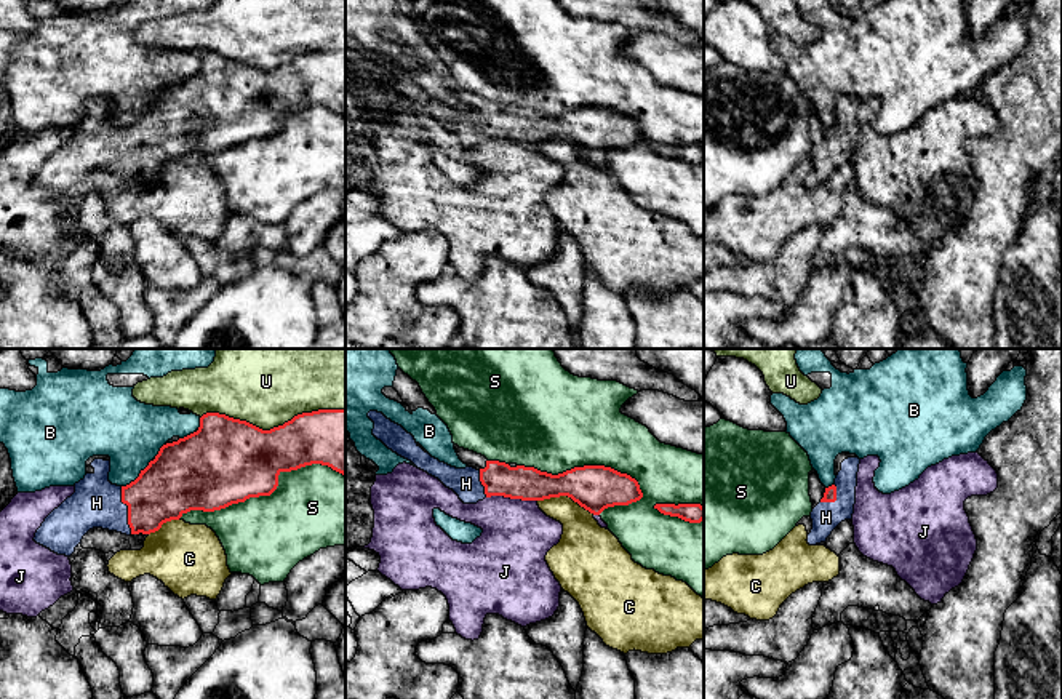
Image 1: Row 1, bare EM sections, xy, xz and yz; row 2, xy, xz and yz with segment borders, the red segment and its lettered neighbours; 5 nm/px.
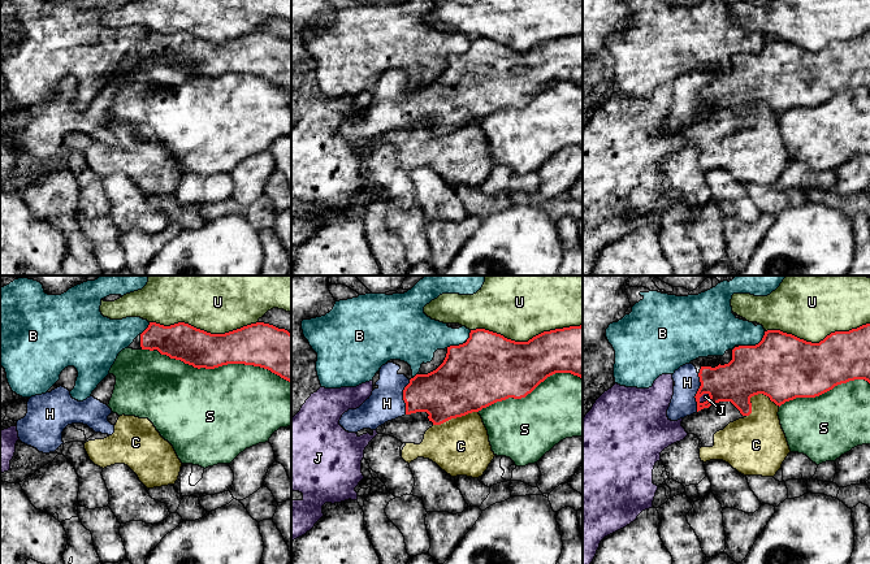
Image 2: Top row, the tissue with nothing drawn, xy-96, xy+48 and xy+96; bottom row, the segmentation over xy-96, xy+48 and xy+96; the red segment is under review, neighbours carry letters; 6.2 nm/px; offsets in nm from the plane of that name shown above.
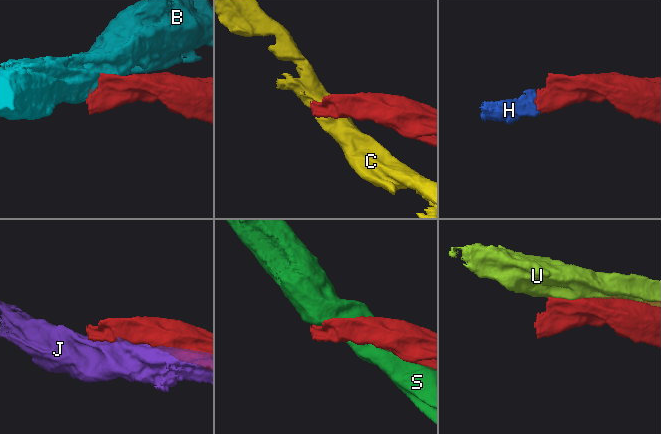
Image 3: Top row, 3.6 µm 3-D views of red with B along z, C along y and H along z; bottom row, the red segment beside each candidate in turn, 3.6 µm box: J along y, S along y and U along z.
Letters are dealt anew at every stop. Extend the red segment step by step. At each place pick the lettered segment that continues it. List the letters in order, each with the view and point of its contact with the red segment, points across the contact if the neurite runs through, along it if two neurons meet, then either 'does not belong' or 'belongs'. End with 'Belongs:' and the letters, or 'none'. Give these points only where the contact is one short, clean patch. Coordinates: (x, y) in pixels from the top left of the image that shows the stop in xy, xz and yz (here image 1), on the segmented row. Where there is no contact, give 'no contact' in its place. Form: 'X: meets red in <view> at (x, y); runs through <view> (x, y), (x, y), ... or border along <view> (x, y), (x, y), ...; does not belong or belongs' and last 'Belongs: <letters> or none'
B: meets red in xy at (139, 475); does not belong
C: meets red in xz at (566, 495); does not belong
H: meets red in xy at (128, 511); runs through xy (170, 485), (146, 504), (128, 511), (96, 503); belongs
J: meets red in xz at (512, 498); does not belong
S: meets red in xy at (266, 495); does not belong
U: meets red in xy at (274, 427); does not belong
Belongs: H

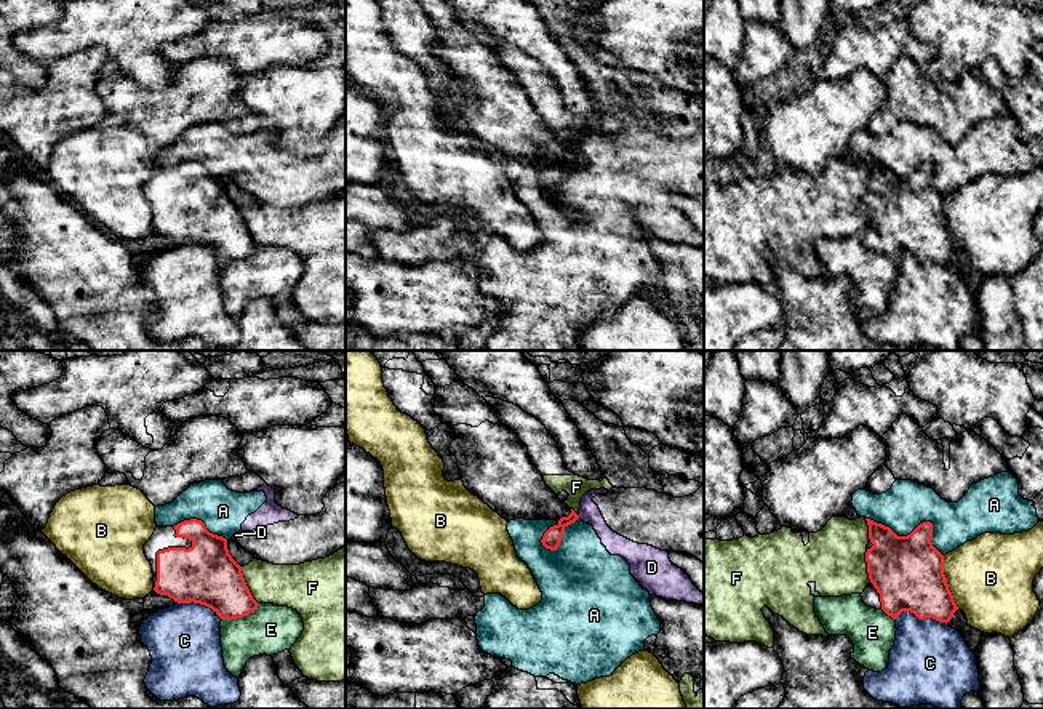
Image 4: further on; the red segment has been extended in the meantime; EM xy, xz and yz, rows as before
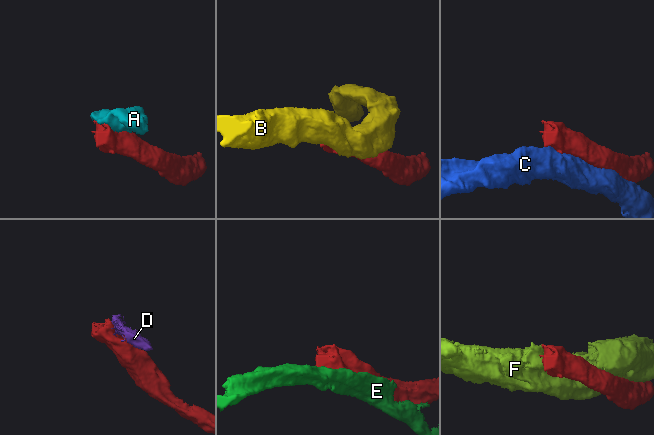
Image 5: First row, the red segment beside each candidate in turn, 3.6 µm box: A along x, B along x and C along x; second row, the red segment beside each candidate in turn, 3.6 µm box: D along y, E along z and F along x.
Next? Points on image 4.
A: meets red in yz at (915, 528); does not belong
B: meets red in yz at (946, 583); does not belong
C: meets red in yz at (920, 618); does not belong
D: meets red in xz at (578, 516); border along xz (576, 514), (579, 517); does not belong
E: meets red in xy at (240, 616); does not belong
F: meets red in xy at (247, 586); does not belong
Belongs: none

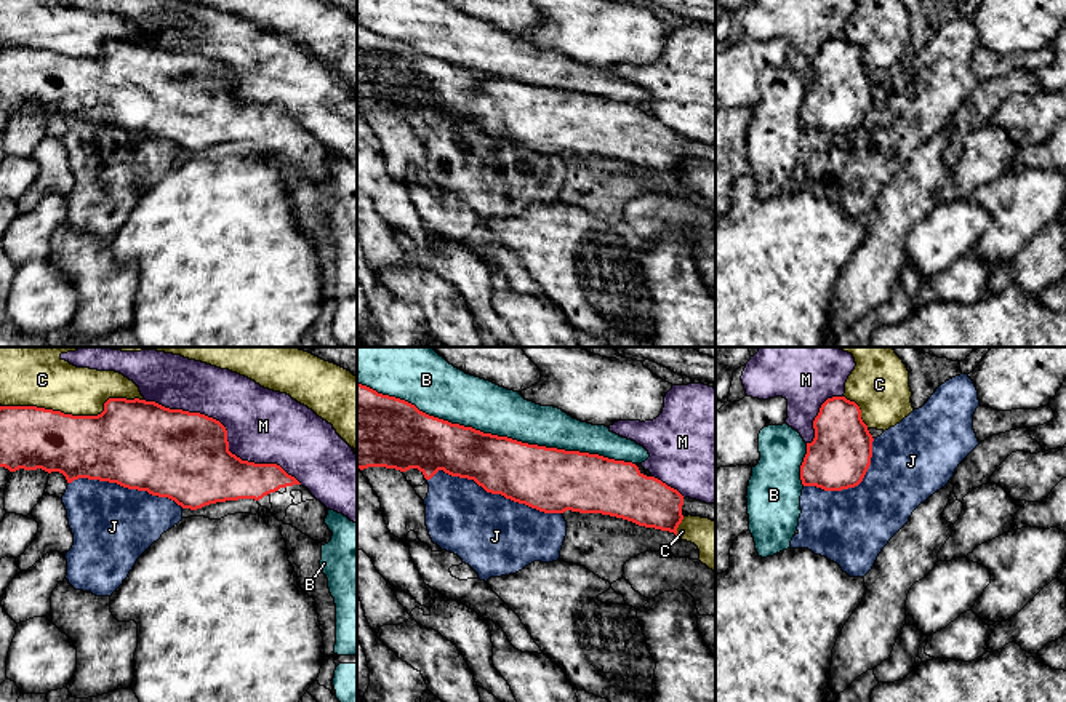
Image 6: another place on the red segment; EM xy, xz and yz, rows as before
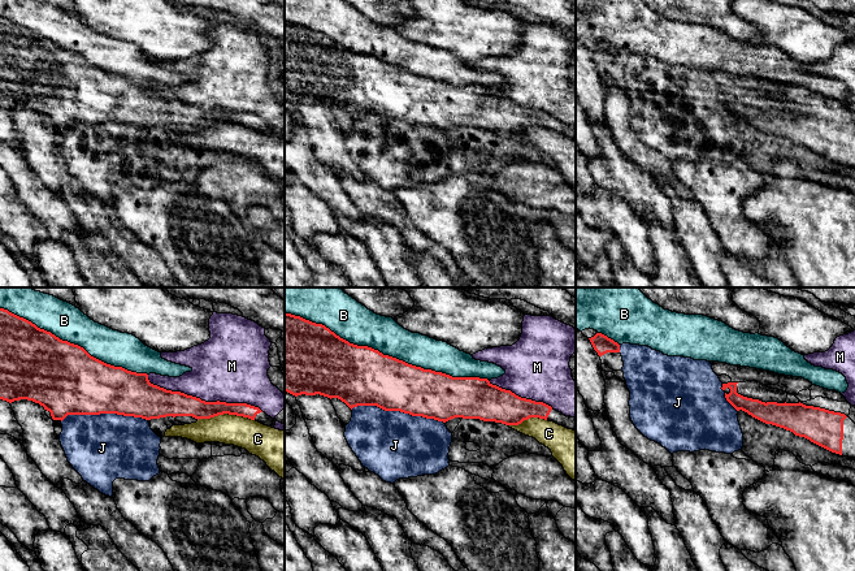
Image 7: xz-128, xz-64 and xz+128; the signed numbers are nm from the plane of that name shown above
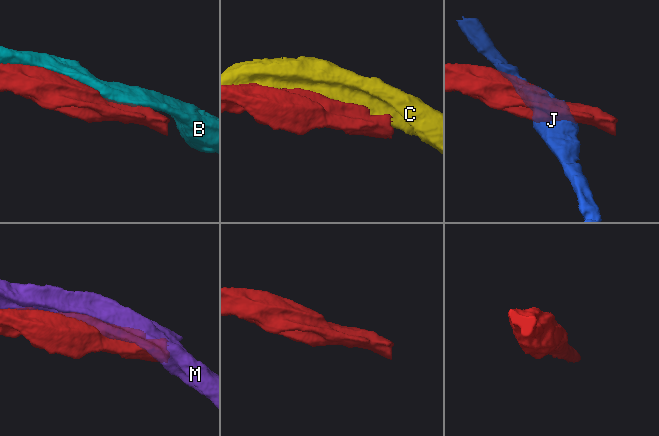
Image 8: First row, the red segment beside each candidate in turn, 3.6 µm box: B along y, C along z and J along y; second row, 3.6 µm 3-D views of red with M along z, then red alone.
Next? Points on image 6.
B: meets red in xz at (496, 435); does not belong
C: meets red in xy at (74, 416); does not belong
J: meets red in xz at (495, 493); does not belong
M: meets red in xy at (226, 435); does not belong
Belongs: none

